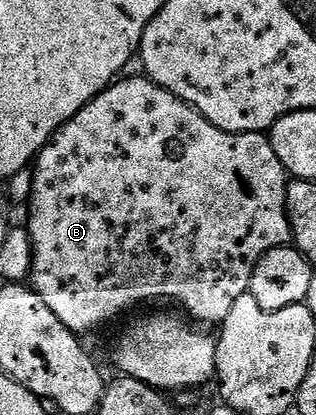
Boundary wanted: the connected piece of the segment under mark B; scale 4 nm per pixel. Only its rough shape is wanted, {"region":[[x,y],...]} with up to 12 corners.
{"region":[[123,77],[31,171],[30,286],[86,336],[222,325],[292,242],[266,134]]}

